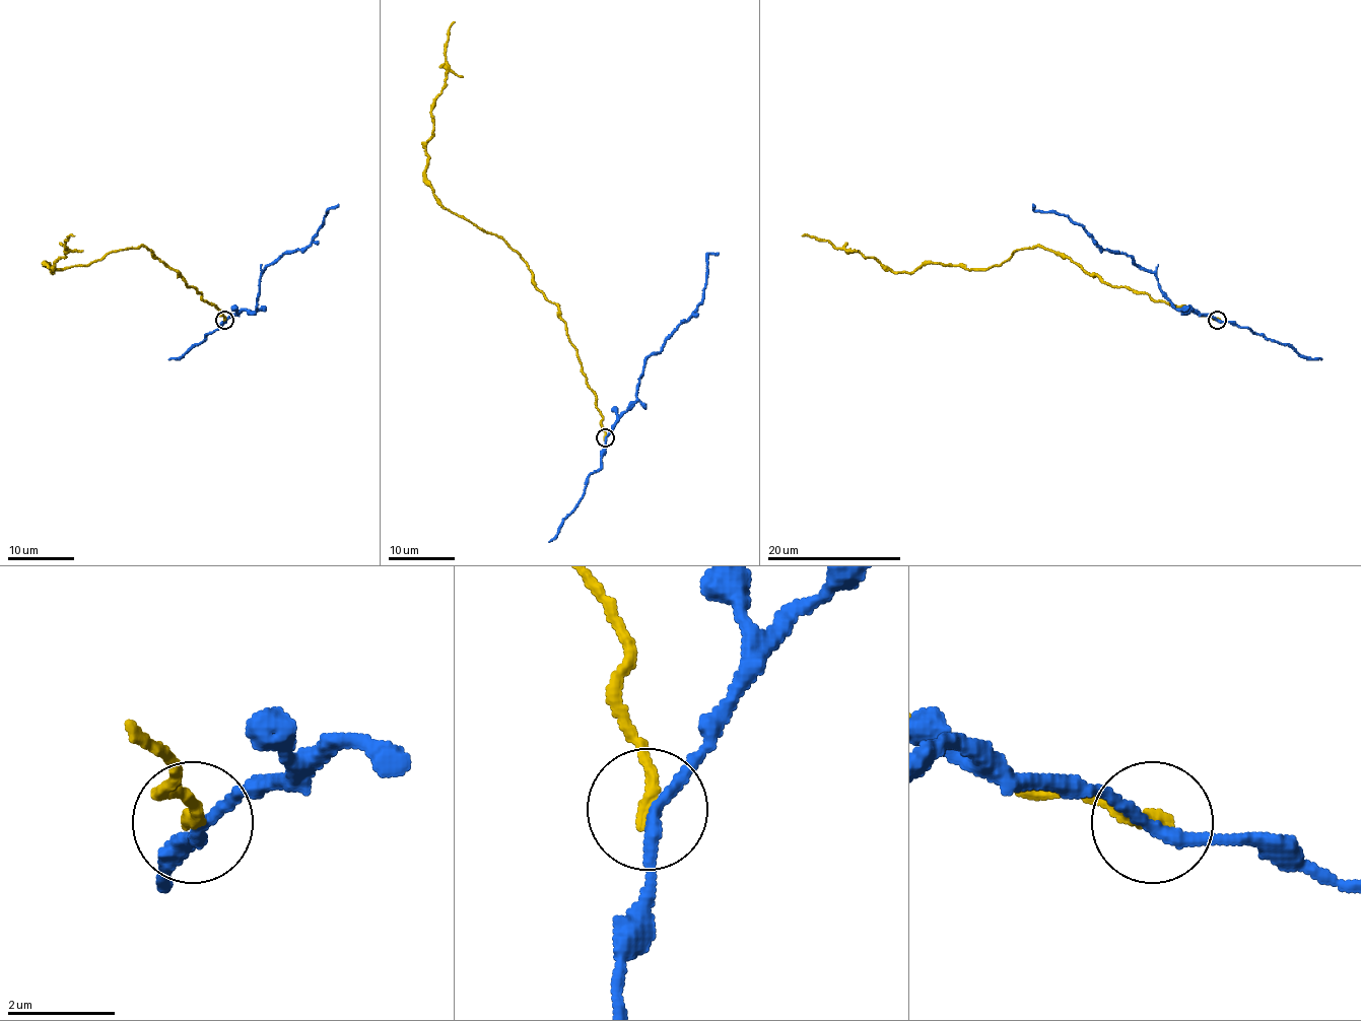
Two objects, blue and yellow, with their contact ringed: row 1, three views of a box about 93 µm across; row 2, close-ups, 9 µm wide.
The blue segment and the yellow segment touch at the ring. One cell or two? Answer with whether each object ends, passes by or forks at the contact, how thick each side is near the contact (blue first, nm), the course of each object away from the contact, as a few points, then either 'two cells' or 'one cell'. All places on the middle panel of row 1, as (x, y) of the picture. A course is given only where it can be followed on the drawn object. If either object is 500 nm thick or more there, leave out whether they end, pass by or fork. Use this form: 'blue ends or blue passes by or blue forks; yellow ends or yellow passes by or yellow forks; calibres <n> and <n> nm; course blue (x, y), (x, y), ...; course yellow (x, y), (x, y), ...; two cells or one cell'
blue passes by; yellow ends; calibres 220 and 240 nm; course blue (606, 436), (636, 398), (644, 361), (661, 350), (665, 340), (684, 323), (702, 299), (706, 258), (718, 253); course yellow (604, 436), (596, 395), (559, 308), (536, 286), (524, 260), (451, 213), (425, 176), (425, 142), (454, 22); two cells

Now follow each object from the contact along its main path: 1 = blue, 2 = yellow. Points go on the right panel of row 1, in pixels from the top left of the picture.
1: (1217, 320), (1178, 310), (1153, 273), (1130, 256), (1103, 250), (1063, 214), (1038, 211), (1033, 204)
2: (1217, 320), (1103, 283), (1039, 247), (1016, 250), (984, 270), (923, 263), (909, 273), (802, 236)

